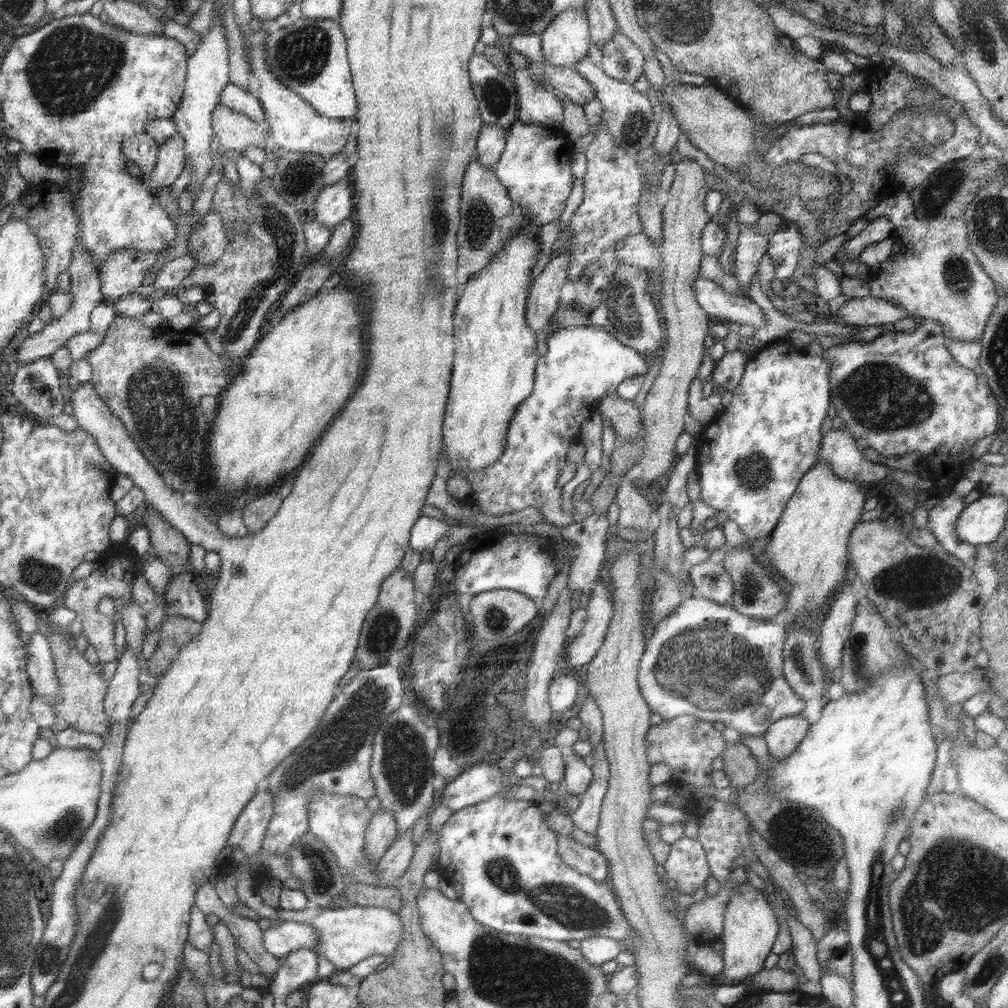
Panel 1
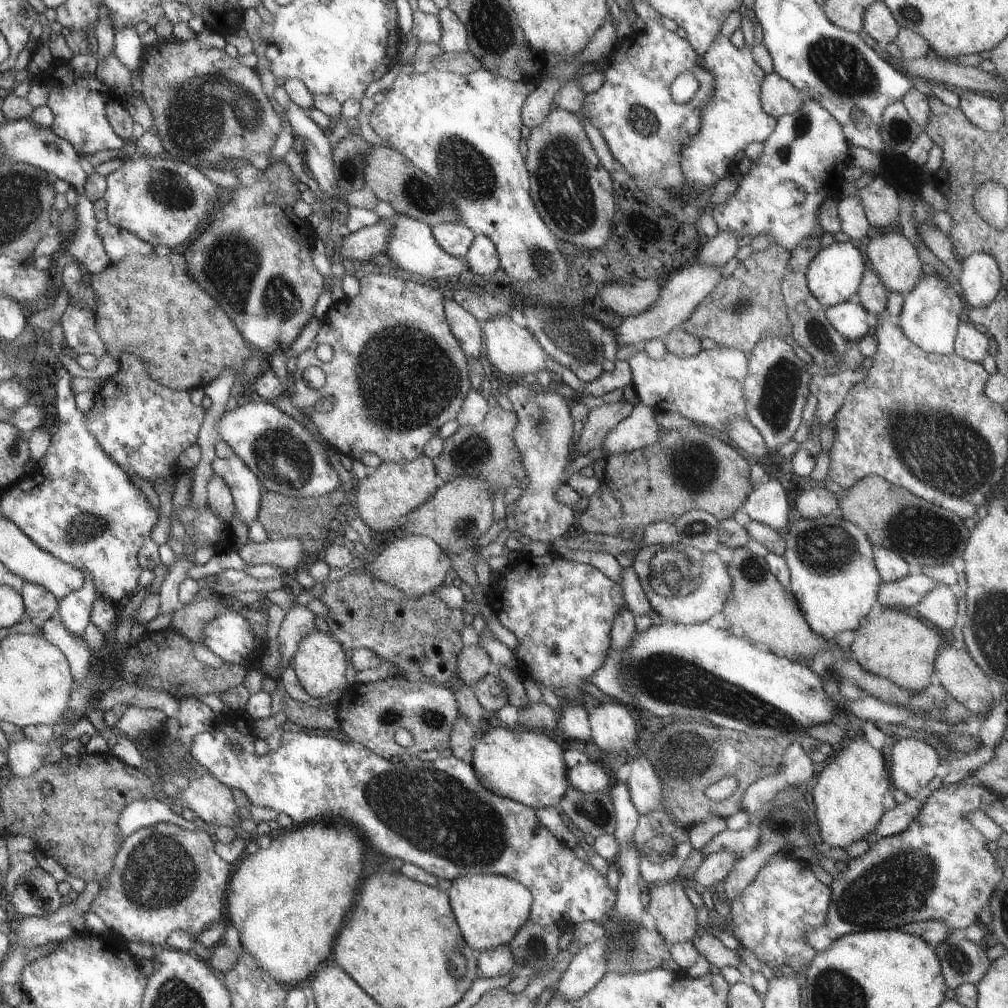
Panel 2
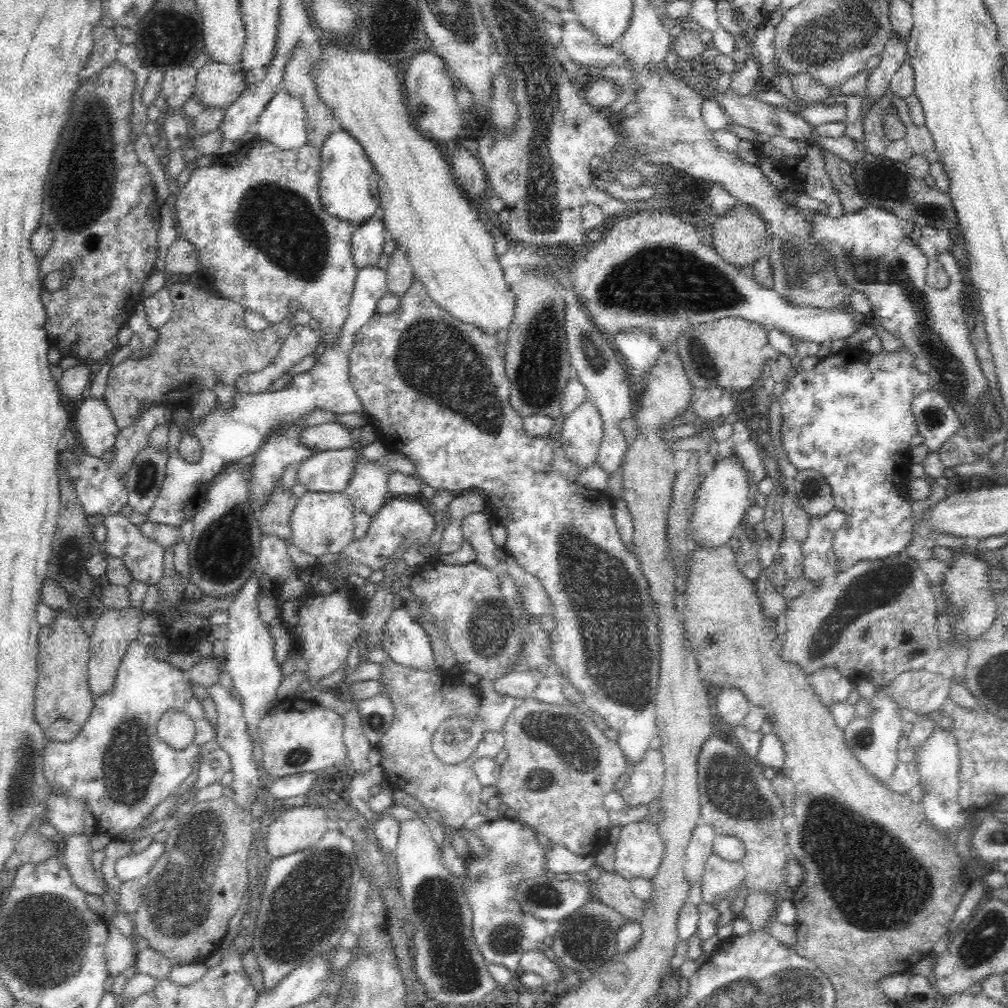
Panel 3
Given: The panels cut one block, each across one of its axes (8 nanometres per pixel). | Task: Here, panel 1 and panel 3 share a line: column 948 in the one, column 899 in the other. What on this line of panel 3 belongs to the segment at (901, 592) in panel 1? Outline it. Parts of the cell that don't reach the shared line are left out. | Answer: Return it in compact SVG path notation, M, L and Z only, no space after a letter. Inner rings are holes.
M908 552L878 562L858 562L844 574L836 574L830 580L822 580L814 590L804 590L794 600L788 600L788 610L782 620L782 660L798 664L806 676L816 670L834 666L842 676L850 678L852 684L870 678L878 690L888 686L898 674L924 670L924 666L940 650L938 622L940 612L936 610L936 598L932 584L920 564L910 558Z

